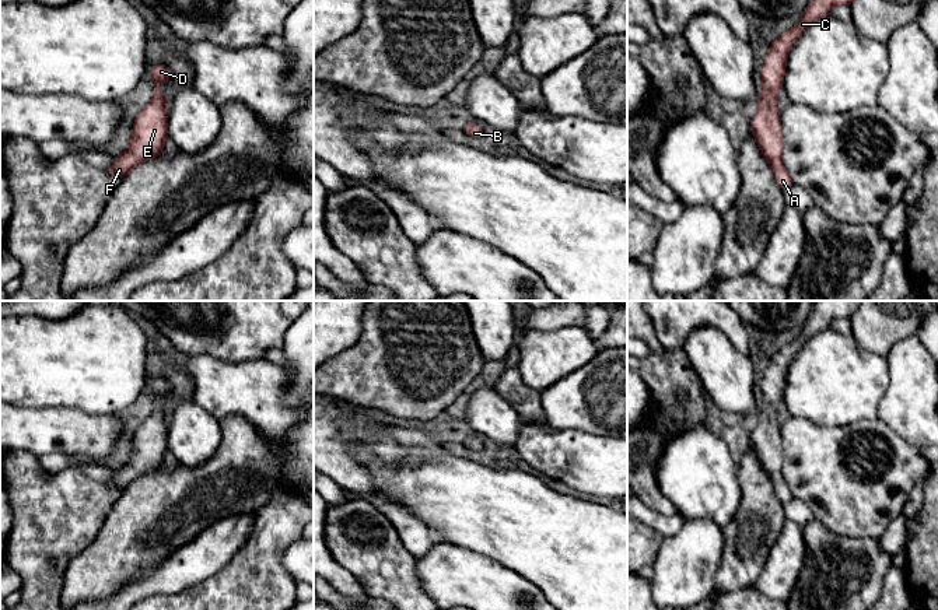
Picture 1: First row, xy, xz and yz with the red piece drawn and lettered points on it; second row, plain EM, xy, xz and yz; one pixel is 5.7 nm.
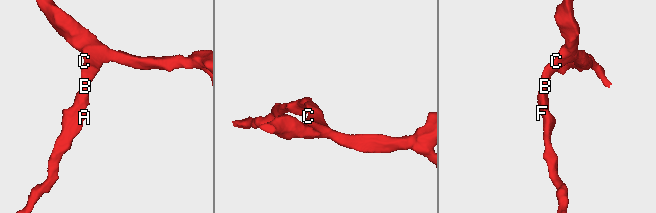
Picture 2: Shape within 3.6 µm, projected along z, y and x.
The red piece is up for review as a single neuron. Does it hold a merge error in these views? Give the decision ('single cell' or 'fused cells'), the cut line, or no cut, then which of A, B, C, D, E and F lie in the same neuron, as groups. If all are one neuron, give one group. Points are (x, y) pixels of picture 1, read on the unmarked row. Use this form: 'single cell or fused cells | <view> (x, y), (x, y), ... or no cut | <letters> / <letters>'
single cell | no cut | A B C D E F

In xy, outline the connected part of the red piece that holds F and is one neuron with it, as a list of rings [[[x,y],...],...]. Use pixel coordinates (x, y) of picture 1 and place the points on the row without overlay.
[[[153,376],[151,390],[154,393],[155,407],[134,431],[133,446],[126,464],[118,470],[111,481],[105,483],[116,488],[120,494],[136,478],[164,466],[164,458],[168,449],[168,416],[160,399],[169,395],[172,388],[162,376]]]

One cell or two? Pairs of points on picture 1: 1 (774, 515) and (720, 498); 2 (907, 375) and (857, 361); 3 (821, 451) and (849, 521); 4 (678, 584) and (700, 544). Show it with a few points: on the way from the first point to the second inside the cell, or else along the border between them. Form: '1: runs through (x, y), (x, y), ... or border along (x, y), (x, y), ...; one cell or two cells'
1: border along (738, 470), (739, 507), (723, 529); two cells
2: border along (885, 357), (888, 388), (878, 402); two cells
3: runs through (833, 467), (849, 483), (849, 504); one cell
4: runs through (683, 574), (685, 565), (693, 554); one cell

